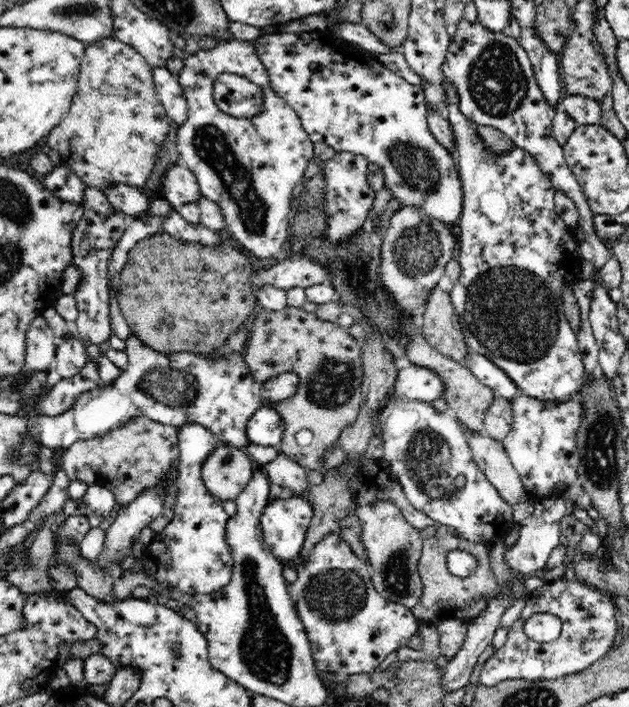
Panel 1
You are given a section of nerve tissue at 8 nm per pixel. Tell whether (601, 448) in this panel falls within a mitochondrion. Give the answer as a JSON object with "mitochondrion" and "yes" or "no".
{"mitochondrion":"yes"}

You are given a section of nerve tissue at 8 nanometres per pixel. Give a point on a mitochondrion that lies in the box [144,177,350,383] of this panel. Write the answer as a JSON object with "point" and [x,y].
{"point":[311,229]}

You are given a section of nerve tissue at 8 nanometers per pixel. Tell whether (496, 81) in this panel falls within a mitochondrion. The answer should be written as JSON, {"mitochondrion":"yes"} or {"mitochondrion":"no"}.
{"mitochondrion":"yes"}

